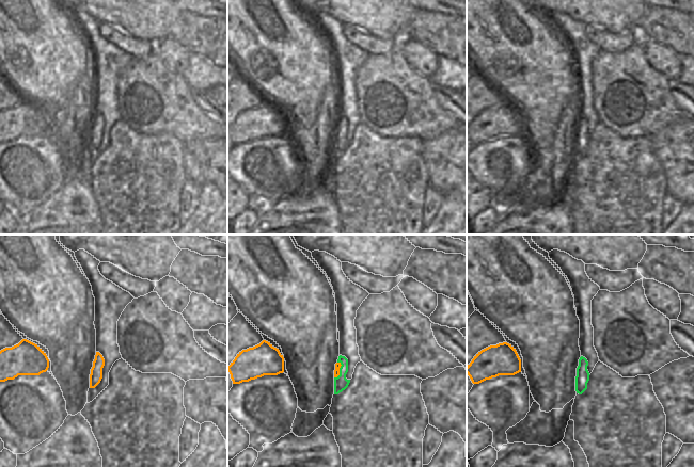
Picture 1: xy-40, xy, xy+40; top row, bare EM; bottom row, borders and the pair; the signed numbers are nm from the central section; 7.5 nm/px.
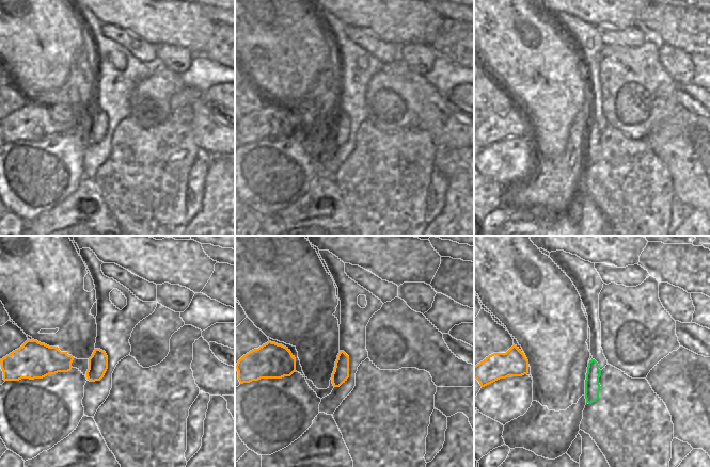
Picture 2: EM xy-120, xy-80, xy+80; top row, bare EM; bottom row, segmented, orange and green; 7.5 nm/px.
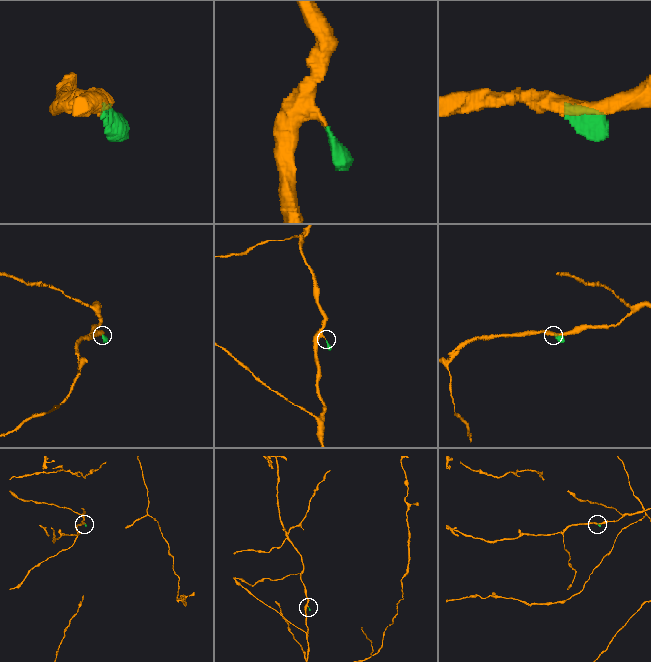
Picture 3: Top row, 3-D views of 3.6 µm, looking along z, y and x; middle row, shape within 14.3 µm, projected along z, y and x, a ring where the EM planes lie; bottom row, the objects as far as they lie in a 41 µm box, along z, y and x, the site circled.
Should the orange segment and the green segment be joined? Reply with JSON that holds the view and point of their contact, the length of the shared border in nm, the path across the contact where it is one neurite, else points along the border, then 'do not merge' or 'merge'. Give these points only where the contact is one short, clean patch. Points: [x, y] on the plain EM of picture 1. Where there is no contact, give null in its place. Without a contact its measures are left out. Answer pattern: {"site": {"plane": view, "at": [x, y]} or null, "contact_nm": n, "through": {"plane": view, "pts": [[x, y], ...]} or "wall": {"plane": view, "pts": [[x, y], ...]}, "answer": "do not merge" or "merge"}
{"site": {"plane": "xy", "at": [338, 131]}, "contact_nm": 130, "through": {"plane": "xy", "pts": [[336, 133], [338, 131], [341, 144]]}, "answer": "merge"}

